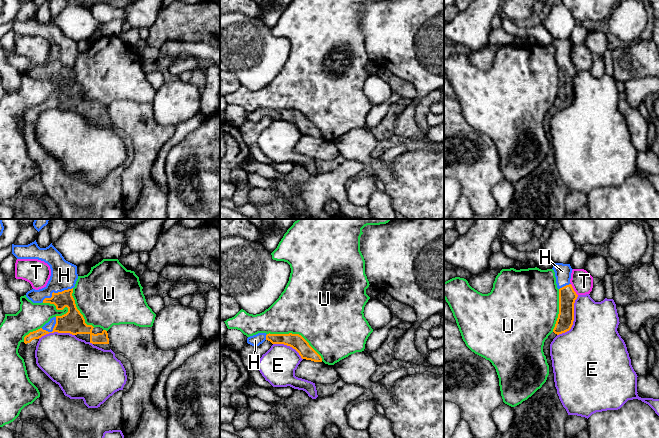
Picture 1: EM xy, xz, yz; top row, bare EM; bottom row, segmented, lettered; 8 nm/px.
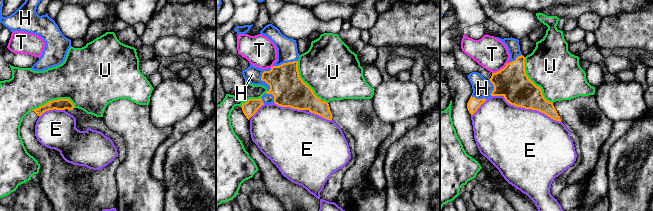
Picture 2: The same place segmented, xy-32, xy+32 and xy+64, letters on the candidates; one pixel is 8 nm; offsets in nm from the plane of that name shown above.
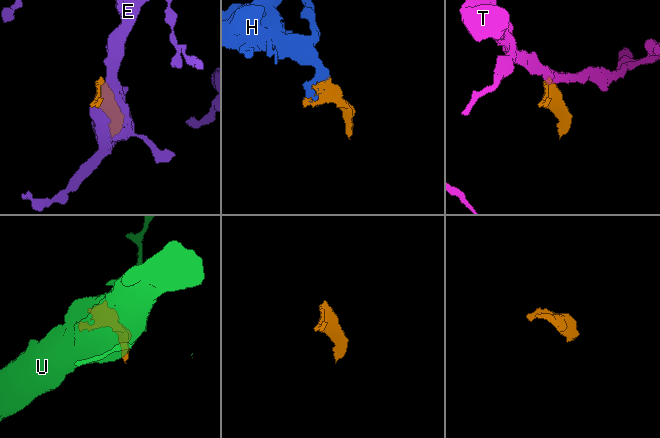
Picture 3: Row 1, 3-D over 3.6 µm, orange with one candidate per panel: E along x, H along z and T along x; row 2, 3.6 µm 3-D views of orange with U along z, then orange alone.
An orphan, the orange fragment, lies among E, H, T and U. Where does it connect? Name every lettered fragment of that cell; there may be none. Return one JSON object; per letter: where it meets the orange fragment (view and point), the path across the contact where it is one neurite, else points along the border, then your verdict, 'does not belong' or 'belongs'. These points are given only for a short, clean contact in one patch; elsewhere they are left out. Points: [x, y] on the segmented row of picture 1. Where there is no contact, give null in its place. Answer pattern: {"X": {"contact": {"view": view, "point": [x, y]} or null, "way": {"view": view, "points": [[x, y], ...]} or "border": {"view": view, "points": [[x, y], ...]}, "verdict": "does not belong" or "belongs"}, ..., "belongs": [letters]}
{"E": {"contact": {"view": "yz", "point": [573, 318]}, "verdict": "does not belong"}, "H": {"contact": {"view": "xy", "point": [56, 293]}, "verdict": "belongs"}, "T": {"contact": {"view": "yz", "point": [573, 290]}, "border": {"view": "yz", "points": [[570, 284], [577, 295]]}, "verdict": "does not belong"}, "U": {"contact": {"view": "xz", "point": [296, 334]}, "verdict": "does not belong"}, "belongs": ["H"]}

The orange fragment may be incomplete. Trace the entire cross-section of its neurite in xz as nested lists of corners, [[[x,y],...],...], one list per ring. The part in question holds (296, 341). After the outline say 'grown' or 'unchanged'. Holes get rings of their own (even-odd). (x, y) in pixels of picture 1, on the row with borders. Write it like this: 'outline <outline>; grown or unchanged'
outline [[[258,333],[247,338],[247,343],[252,346],[259,346],[265,340],[272,344],[284,344],[295,349],[302,359],[314,362],[322,362],[321,356],[309,345],[309,343],[299,334],[266,334]]]; grown

